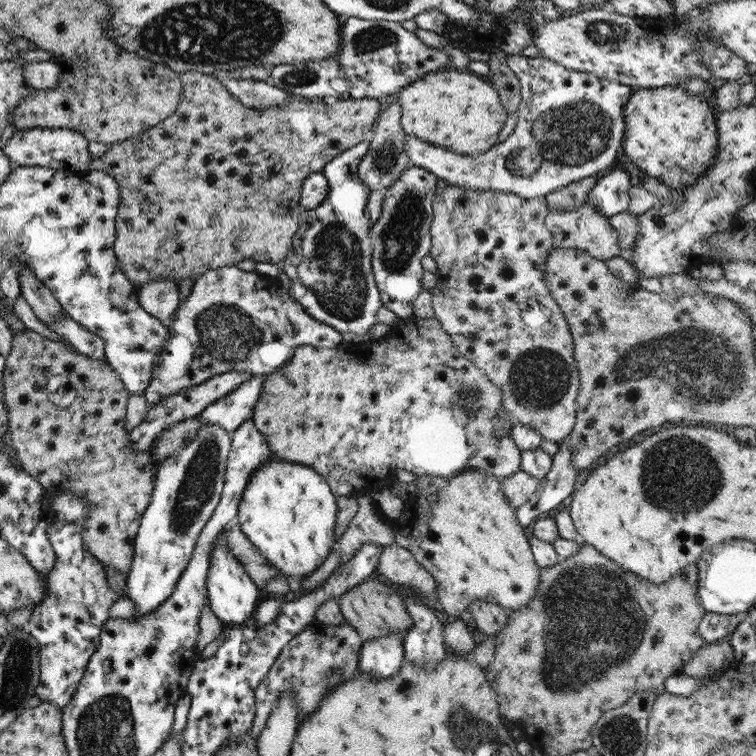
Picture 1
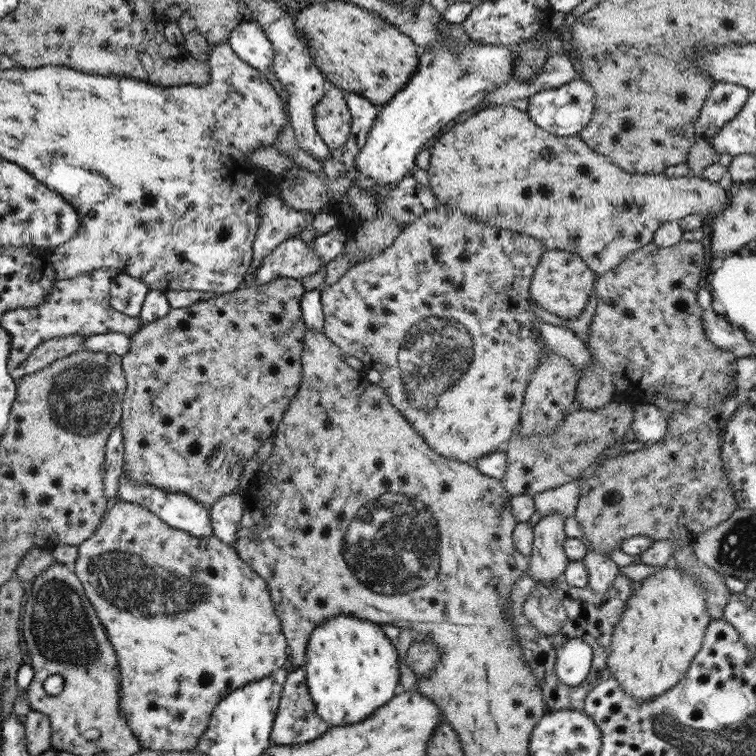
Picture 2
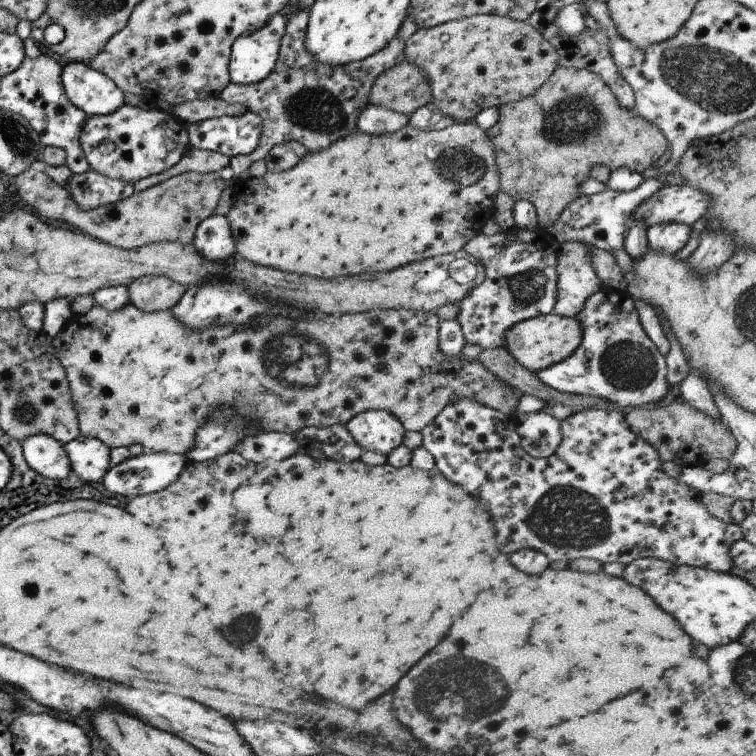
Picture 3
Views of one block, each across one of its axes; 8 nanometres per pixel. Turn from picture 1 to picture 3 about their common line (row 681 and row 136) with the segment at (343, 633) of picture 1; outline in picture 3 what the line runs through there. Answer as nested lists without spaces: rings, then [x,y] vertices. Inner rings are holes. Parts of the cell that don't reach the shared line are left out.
[[[295,8],[293,13],[287,14],[289,18],[285,19],[285,28],[283,28],[283,36],[280,40],[280,50],[277,54],[277,60],[272,68],[272,72],[269,72],[263,80],[259,80],[257,84],[235,84],[229,82],[225,88],[218,94],[218,97],[227,104],[238,103],[247,111],[254,112],[259,116],[261,123],[261,134],[259,134],[259,142],[253,150],[246,155],[237,155],[231,157],[228,166],[231,168],[236,180],[246,180],[249,177],[247,168],[255,161],[263,160],[264,156],[277,144],[282,142],[289,142],[293,140],[302,144],[309,152],[317,152],[317,150],[323,150],[327,148],[331,142],[343,138],[343,136],[349,136],[356,128],[356,118],[359,116],[359,112],[363,110],[364,106],[367,106],[368,96],[370,93],[373,80],[383,74],[387,68],[393,68],[395,64],[399,64],[404,58],[404,42],[397,36],[393,37],[387,44],[363,58],[357,62],[347,62],[343,66],[327,66],[327,64],[321,64],[317,62],[313,56],[309,55],[309,52],[305,50],[305,31],[308,21],[308,9],[307,8]],[[351,87],[356,90],[356,94],[348,99],[342,96],[342,90]]]

